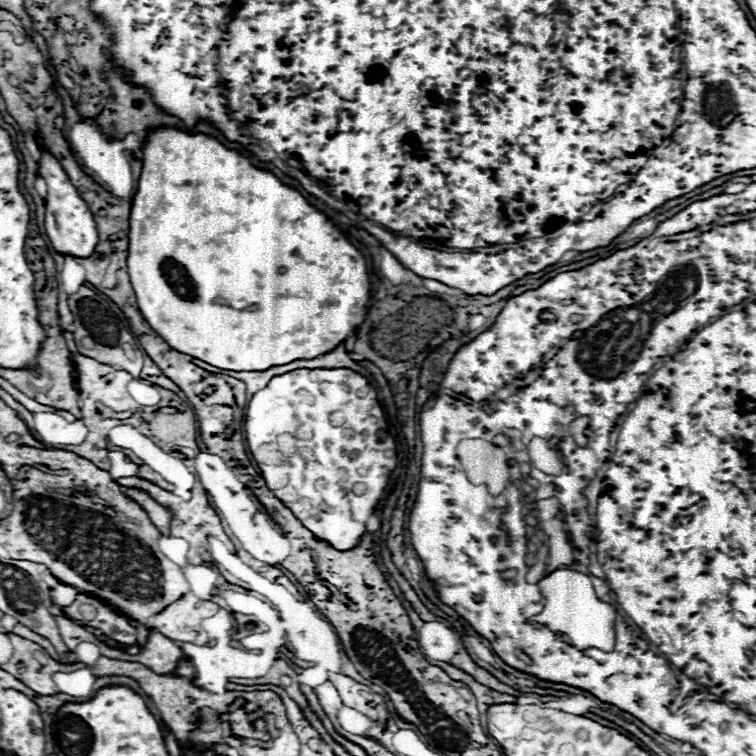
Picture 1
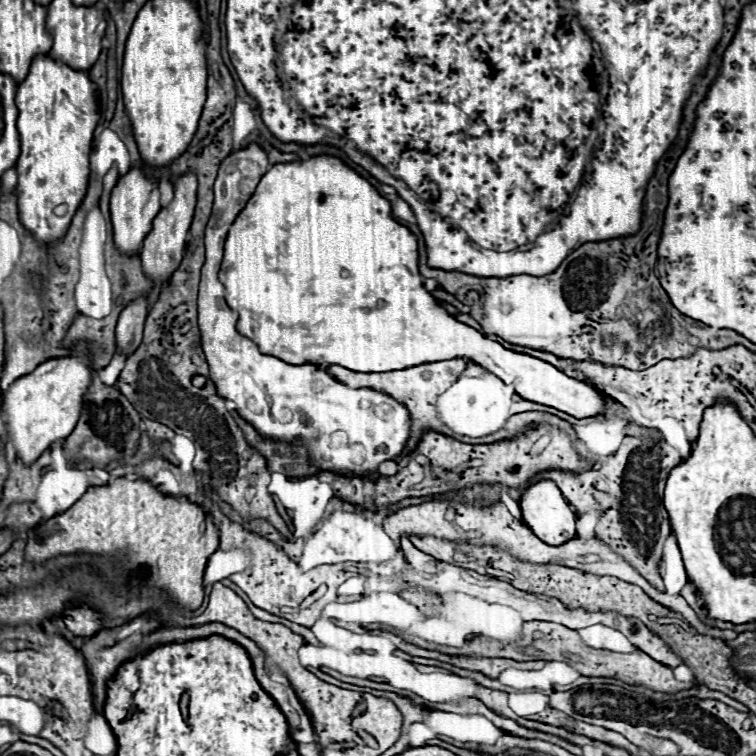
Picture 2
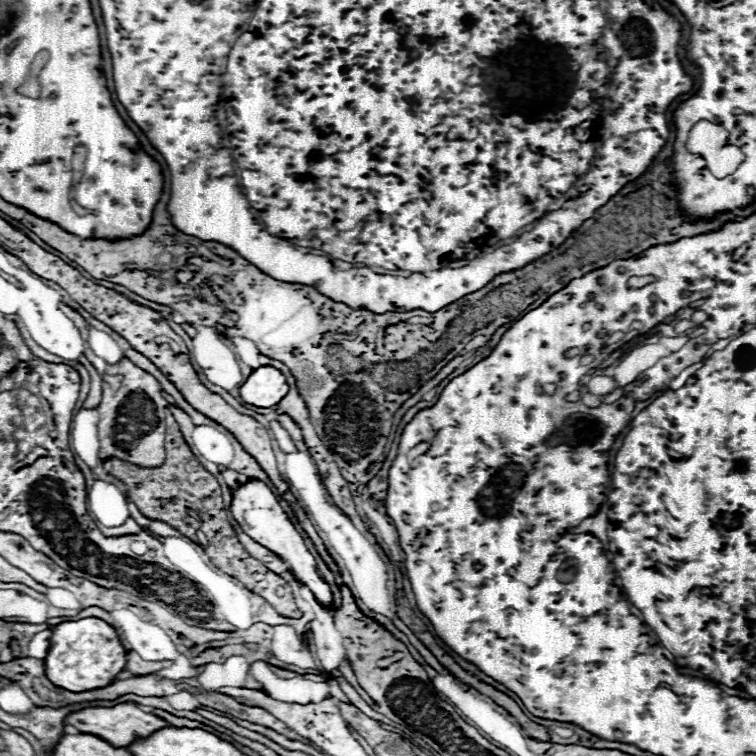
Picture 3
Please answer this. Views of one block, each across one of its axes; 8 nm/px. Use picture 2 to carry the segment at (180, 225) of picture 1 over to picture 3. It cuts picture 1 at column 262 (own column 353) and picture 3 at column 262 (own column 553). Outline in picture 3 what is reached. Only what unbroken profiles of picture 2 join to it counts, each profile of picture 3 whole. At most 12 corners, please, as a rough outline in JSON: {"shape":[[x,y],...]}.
{"shape":[[260,366],[240,386],[242,400],[260,408],[286,396],[284,374]]}

